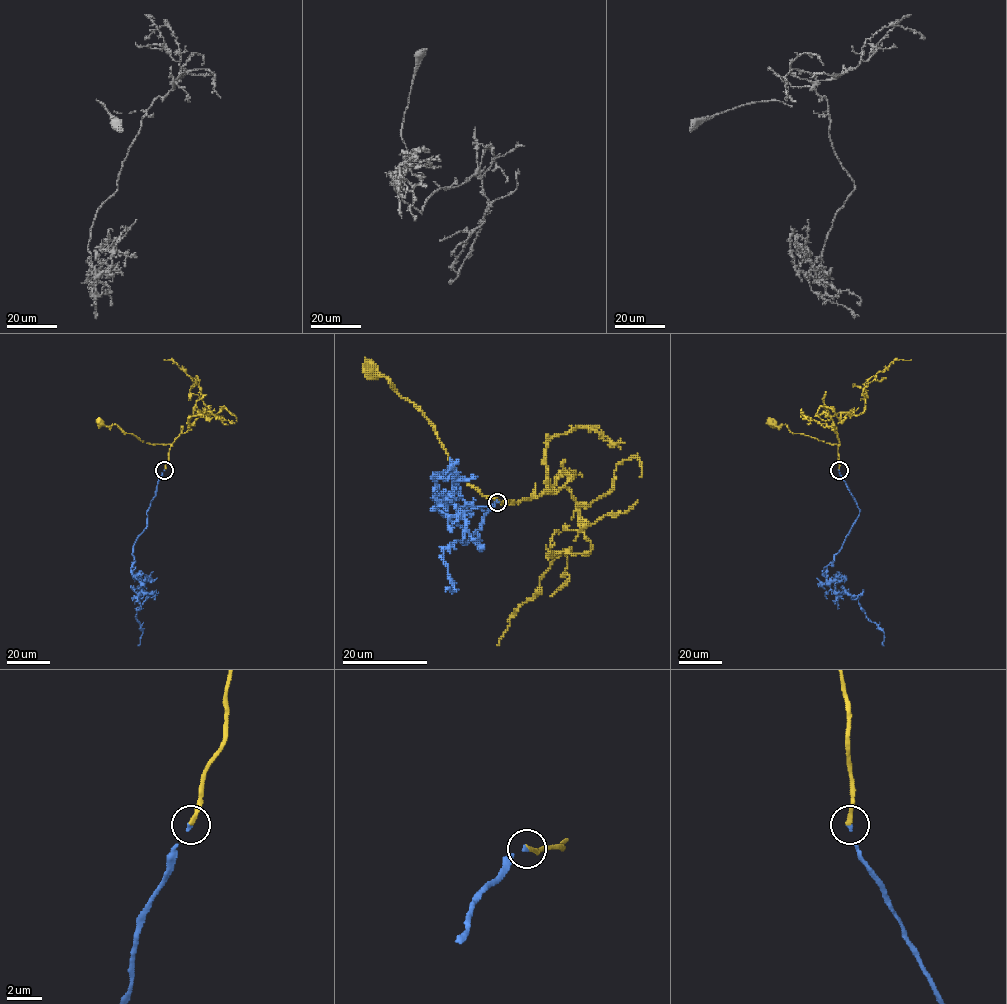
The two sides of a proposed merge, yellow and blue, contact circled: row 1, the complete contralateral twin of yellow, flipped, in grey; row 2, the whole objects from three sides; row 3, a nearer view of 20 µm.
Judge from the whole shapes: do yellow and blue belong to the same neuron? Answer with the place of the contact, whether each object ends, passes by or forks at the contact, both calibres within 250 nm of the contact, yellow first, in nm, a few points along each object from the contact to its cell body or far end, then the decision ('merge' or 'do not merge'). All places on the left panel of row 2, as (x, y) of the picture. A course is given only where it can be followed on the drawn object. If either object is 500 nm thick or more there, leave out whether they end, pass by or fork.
place (164, 470); yellow ends; blue ends; calibres 240 and 130 nm; course yellow (164, 470), (170, 444), (143, 442), (117, 425), (107, 427), (100, 423); course blue (164, 470), (148, 510), (147, 527), (133, 548), (132, 574), (148, 596), (136, 615), (142, 631), (138, 645); merge

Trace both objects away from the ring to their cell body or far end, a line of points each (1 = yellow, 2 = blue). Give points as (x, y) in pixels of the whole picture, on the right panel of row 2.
1: (839, 470), (840, 444), (794, 433), (786, 425), (776, 427), (772, 423)
2: (839, 470), (859, 512), (827, 566), (827, 584), (833, 591), (858, 600), (865, 615), (883, 631), (884, 645)

